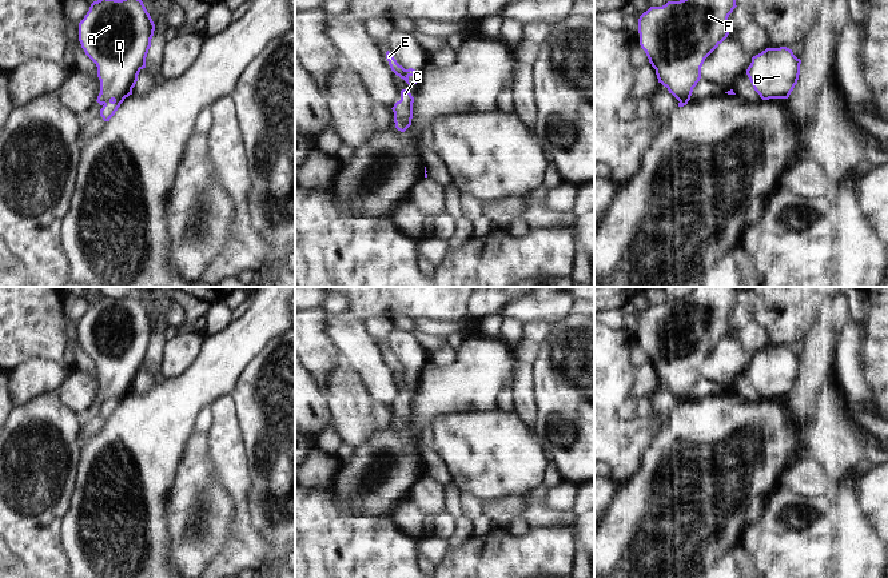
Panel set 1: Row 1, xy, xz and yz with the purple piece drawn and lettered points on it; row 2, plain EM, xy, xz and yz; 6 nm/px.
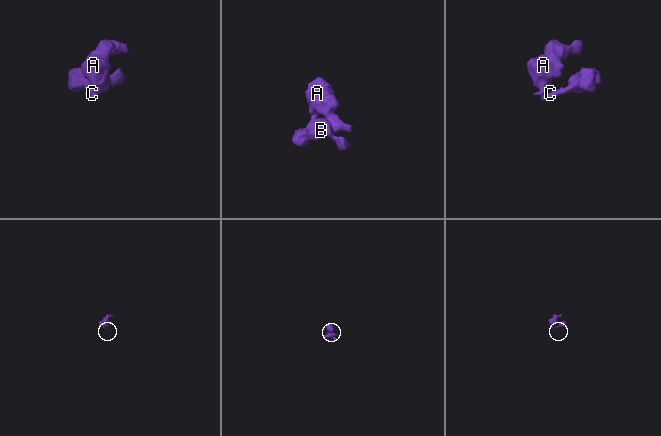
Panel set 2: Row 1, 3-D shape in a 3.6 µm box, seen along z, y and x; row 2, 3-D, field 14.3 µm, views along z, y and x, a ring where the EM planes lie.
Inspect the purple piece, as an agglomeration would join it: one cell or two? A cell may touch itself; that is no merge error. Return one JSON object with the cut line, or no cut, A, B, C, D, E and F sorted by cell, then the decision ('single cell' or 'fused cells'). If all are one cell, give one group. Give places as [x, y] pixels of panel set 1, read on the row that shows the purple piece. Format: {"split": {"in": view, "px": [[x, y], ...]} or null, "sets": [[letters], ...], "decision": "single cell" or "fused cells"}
{"split": {"in": "xz", "px": [[407, 70], [405, 80]]}, "sets": [["A", "D", "E", "F"], ["B", "C"]], "decision": "fused cells"}

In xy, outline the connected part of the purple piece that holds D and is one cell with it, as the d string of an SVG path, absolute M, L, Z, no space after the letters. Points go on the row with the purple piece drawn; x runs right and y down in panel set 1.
M97 0L79 23L79 41L85 55L96 64L100 80L100 105L108 101L123 103L132 95L139 72L146 68L155 24L142 0Z

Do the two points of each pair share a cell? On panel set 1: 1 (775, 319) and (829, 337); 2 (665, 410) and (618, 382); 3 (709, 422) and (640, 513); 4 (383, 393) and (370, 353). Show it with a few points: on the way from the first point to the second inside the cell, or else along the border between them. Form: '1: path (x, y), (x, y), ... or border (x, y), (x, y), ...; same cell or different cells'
1: border (823, 302), (819, 318), (803, 339); different cells
2: border (653, 414), (668, 418); different cells
3: path (684, 447), (675, 455), (676, 486), (665, 497); same cell
4: path (381, 383), (370, 362); same cell

